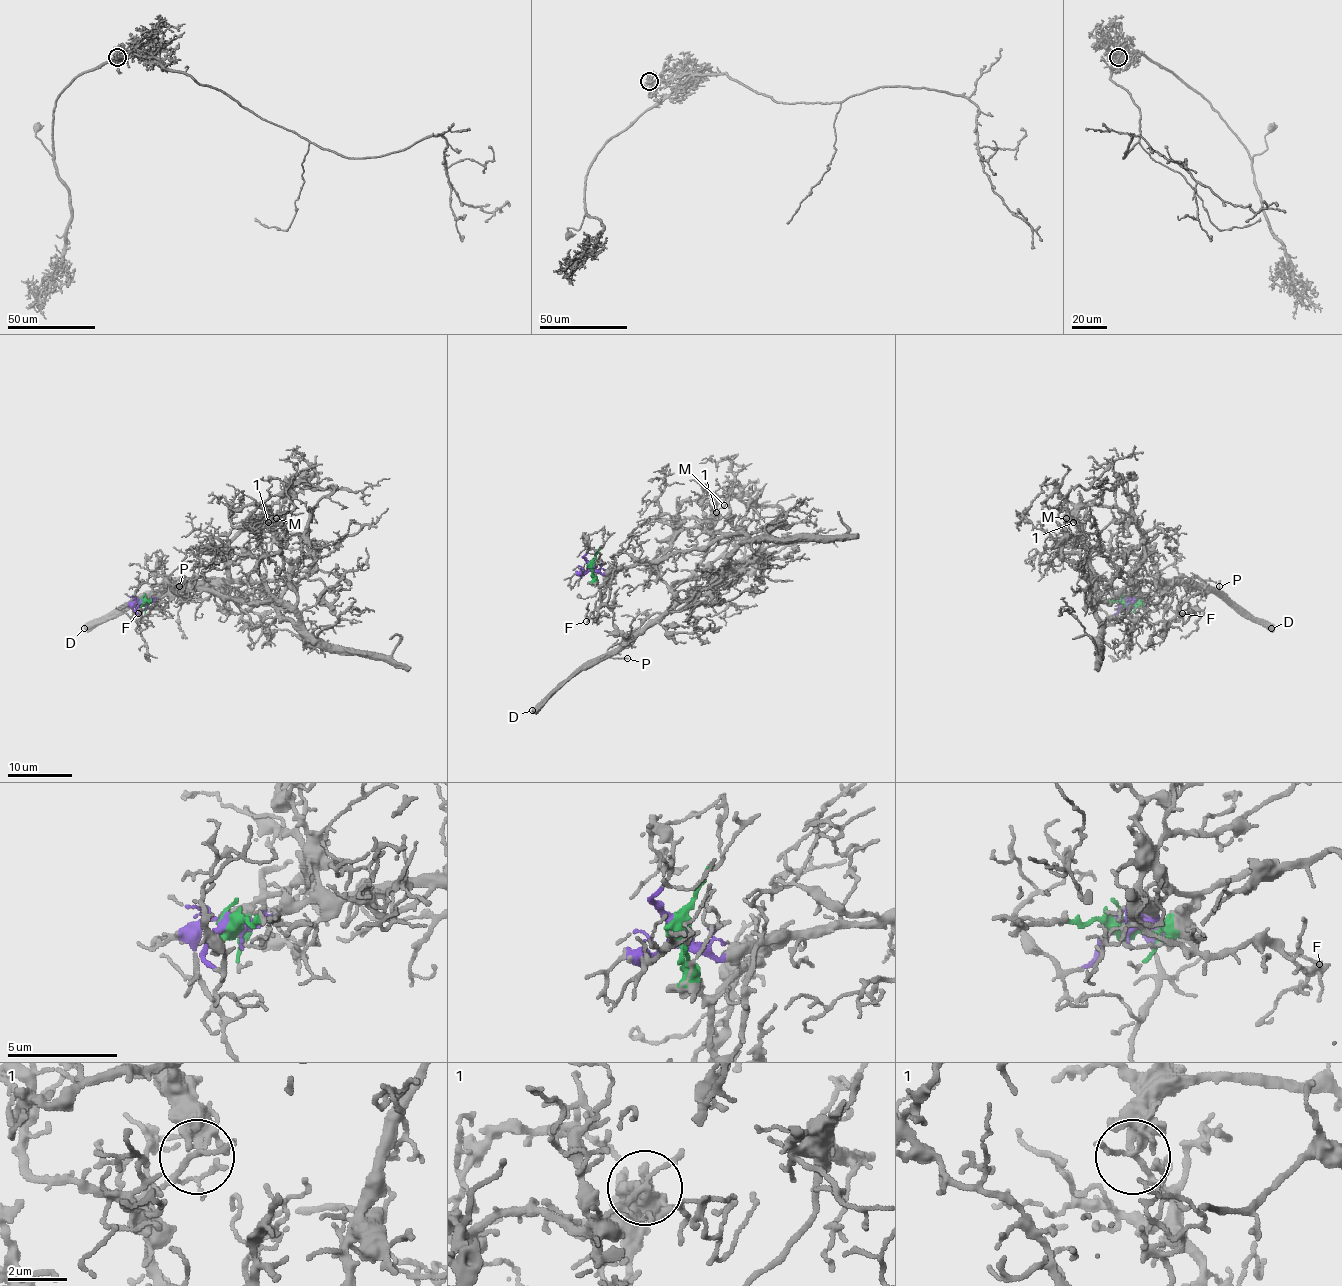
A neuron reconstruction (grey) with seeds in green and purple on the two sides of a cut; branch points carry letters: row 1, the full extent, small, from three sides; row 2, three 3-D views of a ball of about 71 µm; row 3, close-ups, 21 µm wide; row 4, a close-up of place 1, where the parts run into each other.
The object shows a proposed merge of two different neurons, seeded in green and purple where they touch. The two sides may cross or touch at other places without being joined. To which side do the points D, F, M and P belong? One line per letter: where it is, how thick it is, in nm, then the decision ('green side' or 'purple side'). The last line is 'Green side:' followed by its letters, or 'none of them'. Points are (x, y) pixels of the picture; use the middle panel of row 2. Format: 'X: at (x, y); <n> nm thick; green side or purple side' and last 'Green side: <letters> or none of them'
D: at (532, 710); 600 nm thick; green side
F: at (586, 621); 110 nm thick; purple side
M: at (724, 505); 170 nm thick; purple side
P: at (627, 658); 120 nm thick; green side
Green side: D, P

